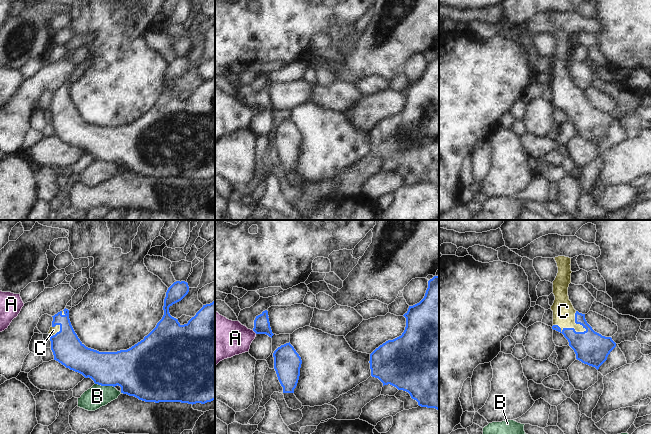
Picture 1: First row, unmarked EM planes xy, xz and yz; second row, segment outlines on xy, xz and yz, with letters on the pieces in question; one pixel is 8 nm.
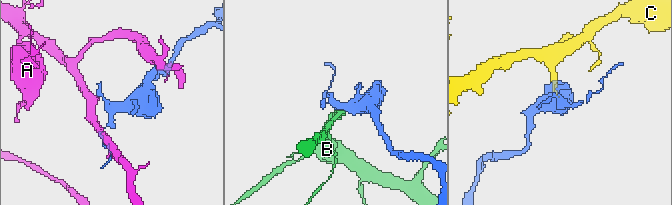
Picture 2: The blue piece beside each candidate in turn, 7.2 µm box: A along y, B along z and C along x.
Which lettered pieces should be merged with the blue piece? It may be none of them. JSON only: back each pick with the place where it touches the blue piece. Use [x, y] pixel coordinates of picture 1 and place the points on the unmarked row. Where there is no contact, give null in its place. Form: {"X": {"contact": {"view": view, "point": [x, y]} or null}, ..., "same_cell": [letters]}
{"C": {"contact": {"view": "yz", "point": [570, 104]}}, "same_cell": ["C"]}

